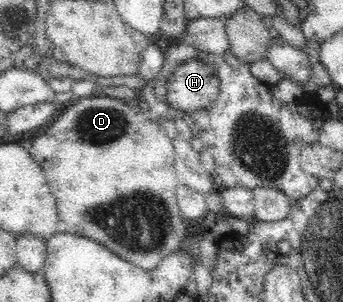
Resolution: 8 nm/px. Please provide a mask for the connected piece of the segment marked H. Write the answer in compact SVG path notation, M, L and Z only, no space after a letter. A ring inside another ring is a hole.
M193 58L175 66L162 88L173 109L197 111L211 107L217 99L219 76L207 62Z

